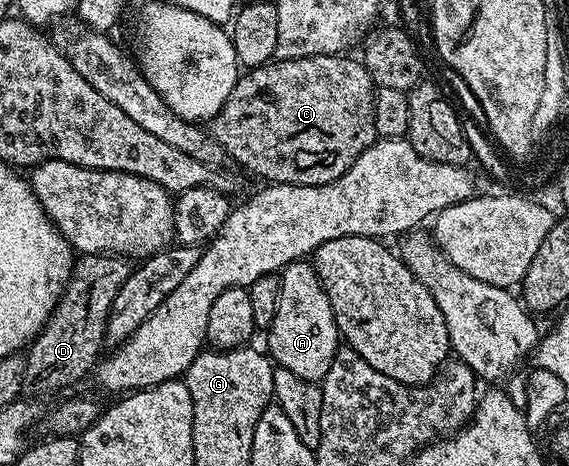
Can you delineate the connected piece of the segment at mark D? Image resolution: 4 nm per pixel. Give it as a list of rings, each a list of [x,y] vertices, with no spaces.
[[[83,254],[74,261],[67,289],[51,311],[43,331],[35,337],[26,353],[23,383],[28,393],[36,392],[31,393],[36,397],[47,396],[50,392],[59,392],[92,375],[101,359],[99,351],[105,348],[113,300],[133,271],[132,265],[127,264],[130,263],[124,257],[110,254]]]

